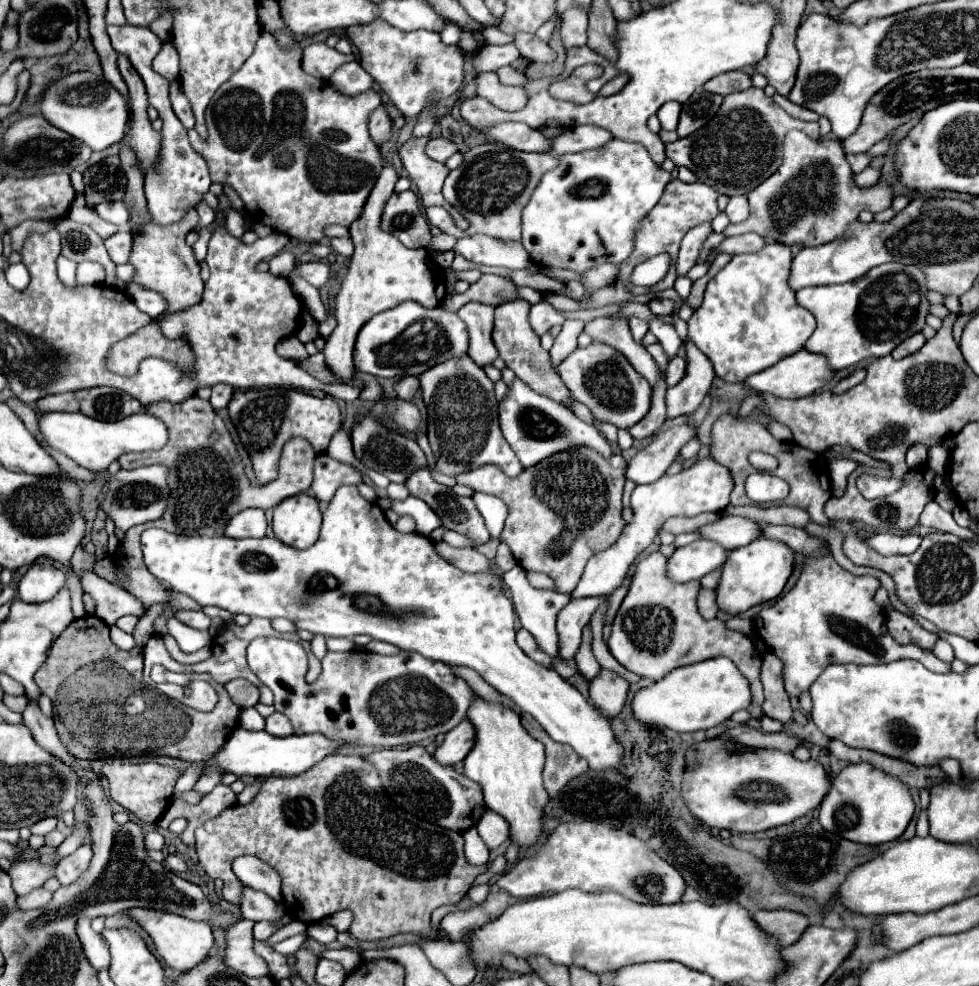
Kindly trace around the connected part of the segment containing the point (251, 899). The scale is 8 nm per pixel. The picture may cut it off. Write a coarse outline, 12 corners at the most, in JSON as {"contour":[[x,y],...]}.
{"contour":[[242,888],[242,918],[272,922],[284,910],[268,894]]}

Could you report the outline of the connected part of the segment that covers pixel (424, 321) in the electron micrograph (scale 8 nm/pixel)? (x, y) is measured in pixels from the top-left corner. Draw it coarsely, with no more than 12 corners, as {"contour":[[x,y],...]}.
{"contour":[[408,300],[362,326],[354,366],[420,376],[466,352],[468,330],[442,304]]}

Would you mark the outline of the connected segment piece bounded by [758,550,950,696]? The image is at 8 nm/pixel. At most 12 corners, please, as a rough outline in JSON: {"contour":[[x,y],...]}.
{"contour":[[830,550],[760,612],[790,696],[830,664],[950,664],[888,636],[876,576]]}

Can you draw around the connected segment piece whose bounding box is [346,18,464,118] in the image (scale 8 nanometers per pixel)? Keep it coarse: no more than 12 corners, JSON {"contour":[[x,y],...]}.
{"contour":[[382,18],[346,28],[404,118],[452,96],[464,52]]}

